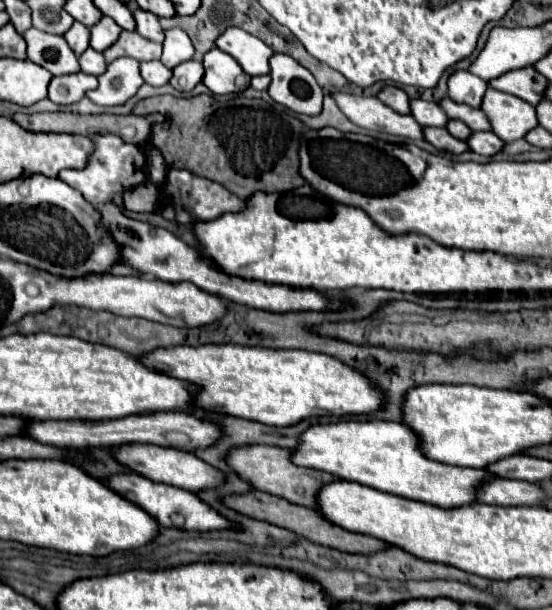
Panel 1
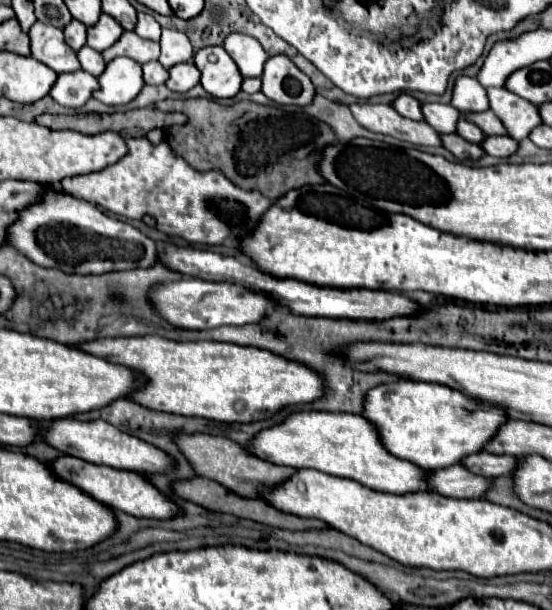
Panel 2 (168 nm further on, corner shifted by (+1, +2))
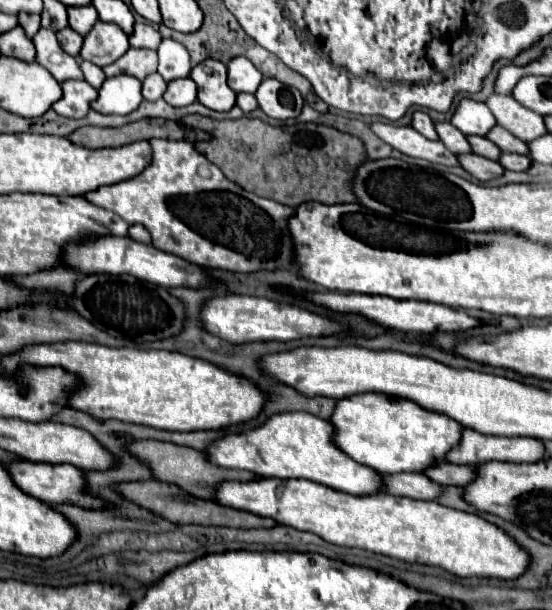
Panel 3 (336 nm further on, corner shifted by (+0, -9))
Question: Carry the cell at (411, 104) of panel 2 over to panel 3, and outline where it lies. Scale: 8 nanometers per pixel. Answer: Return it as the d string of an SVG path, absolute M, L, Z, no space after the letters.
M415 112L413 114L413 128L417 132L421 132L425 138L431 138L431 140L439 140L437 132L435 132L435 124L433 120L425 114L425 112Z

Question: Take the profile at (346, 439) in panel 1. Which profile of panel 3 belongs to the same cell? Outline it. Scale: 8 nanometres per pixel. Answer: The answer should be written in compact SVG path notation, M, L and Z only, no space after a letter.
M283 412L273 414L259 428L227 434L215 442L211 442L205 452L211 456L211 464L219 464L223 468L249 470L263 478L307 478L319 484L325 484L333 490L341 490L347 494L373 494L381 488L381 478L375 470L357 464L347 454L343 454L331 442L333 426L327 420L319 420L307 412Z

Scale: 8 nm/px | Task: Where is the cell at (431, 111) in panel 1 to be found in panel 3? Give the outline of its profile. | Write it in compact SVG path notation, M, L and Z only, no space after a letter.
M437 122L435 124L437 128L437 134L441 138L441 142L453 152L453 154L469 154L471 152L471 146L467 142L467 138L449 122Z

